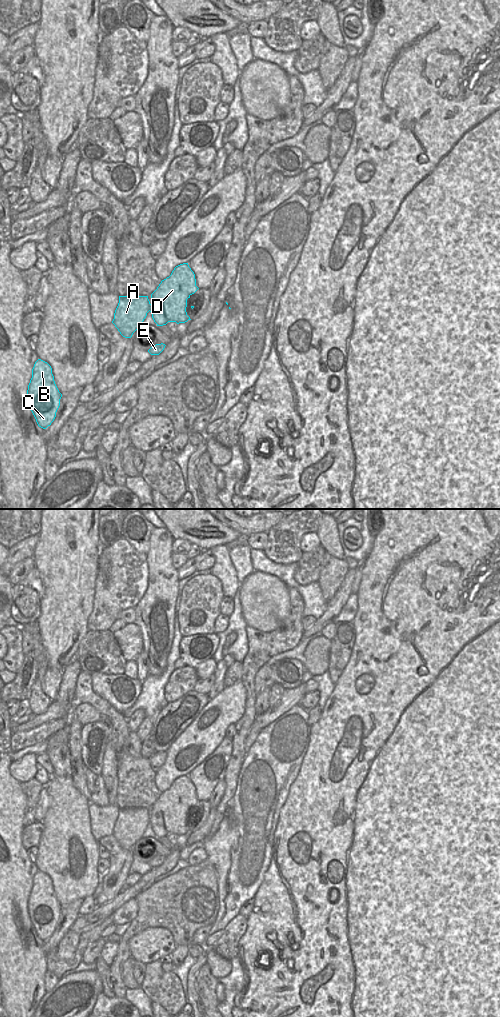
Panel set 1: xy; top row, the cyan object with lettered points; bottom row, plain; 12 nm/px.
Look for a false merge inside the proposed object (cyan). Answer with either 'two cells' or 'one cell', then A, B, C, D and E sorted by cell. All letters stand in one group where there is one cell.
two cells; groups A B C / D E

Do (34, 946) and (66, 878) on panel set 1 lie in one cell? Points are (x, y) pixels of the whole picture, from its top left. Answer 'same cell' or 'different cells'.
different cells

